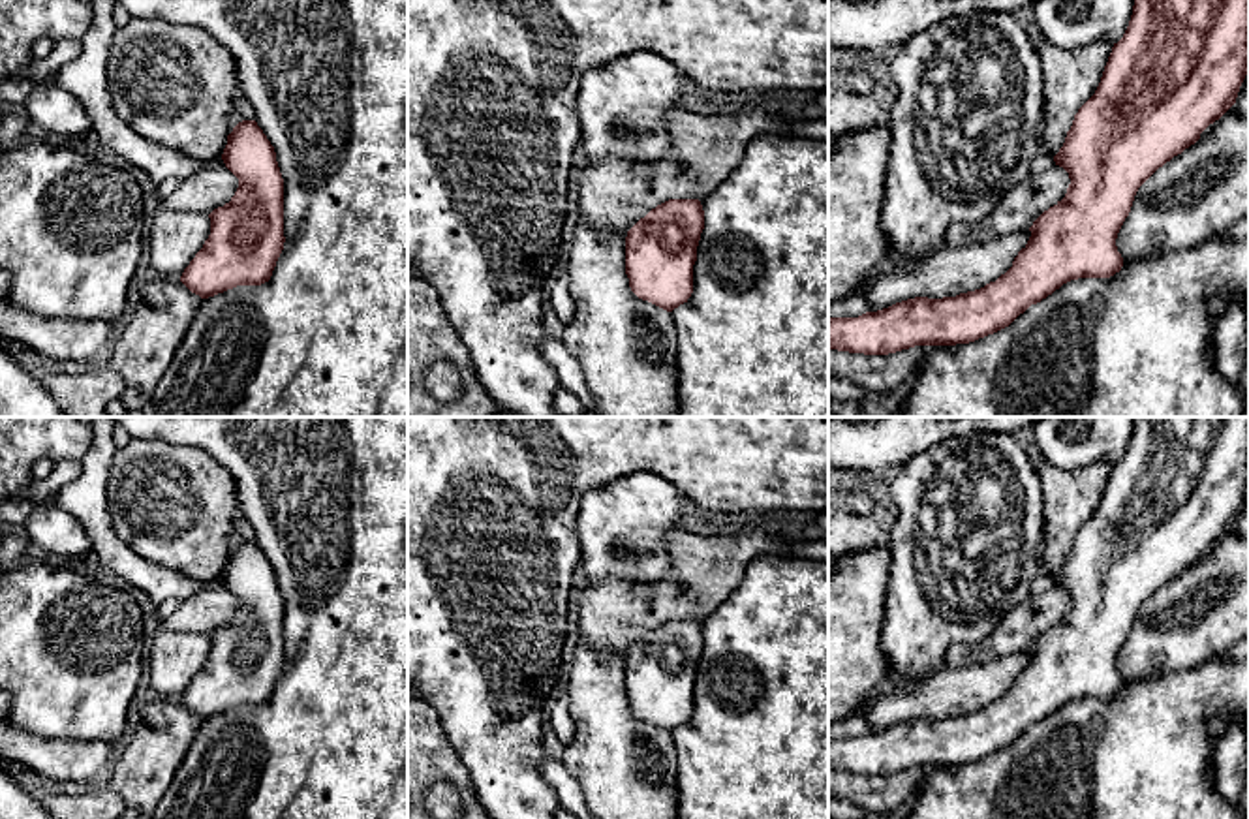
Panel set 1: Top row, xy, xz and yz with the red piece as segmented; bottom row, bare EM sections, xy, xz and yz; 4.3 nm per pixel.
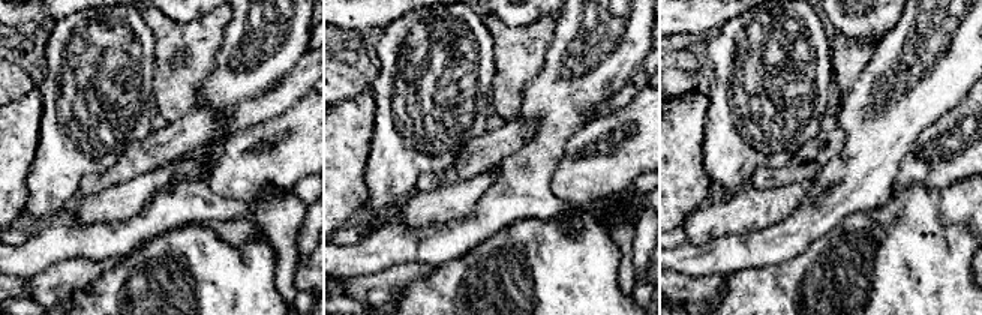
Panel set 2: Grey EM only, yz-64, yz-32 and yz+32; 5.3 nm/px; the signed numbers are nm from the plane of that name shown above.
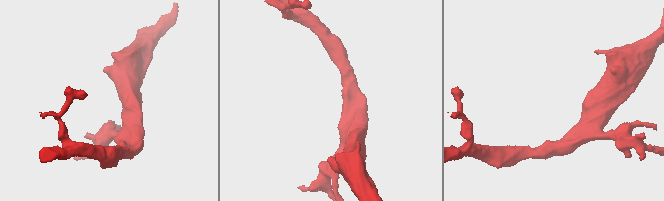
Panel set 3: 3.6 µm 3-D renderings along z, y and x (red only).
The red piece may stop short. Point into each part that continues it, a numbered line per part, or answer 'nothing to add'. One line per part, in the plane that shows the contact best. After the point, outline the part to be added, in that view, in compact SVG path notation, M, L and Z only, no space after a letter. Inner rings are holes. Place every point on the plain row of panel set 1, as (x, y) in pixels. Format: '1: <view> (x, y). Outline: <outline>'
nothing to add

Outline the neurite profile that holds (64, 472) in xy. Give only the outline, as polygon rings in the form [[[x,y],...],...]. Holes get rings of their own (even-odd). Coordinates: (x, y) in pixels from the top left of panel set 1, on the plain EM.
[[[62,460],[54,464],[54,470],[39,481],[34,481],[28,494],[23,500],[41,502],[58,492],[64,485],[75,481],[81,475],[81,460]]]

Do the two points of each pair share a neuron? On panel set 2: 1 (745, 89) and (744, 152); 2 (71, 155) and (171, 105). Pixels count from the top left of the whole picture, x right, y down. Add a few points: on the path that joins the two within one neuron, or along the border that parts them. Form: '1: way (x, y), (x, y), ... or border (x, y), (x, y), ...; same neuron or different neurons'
1: way (745, 104), (744, 137); same neuron
2: border (153, 63), (152, 99); different neurons

